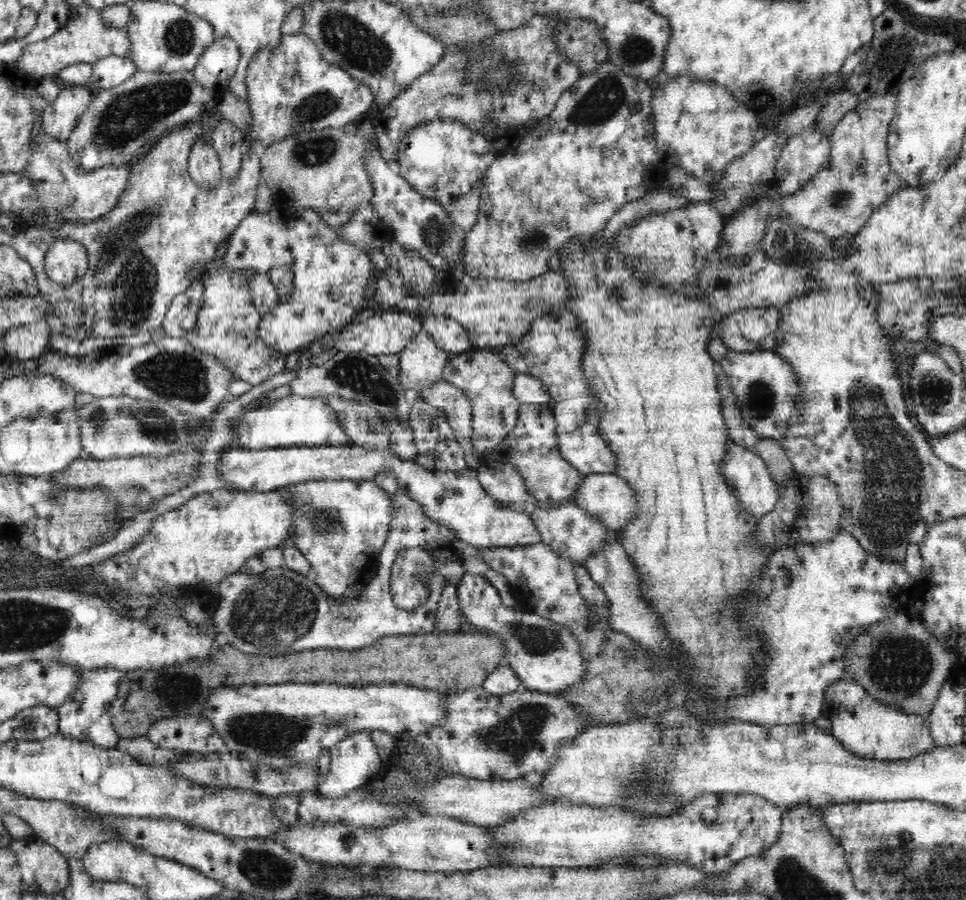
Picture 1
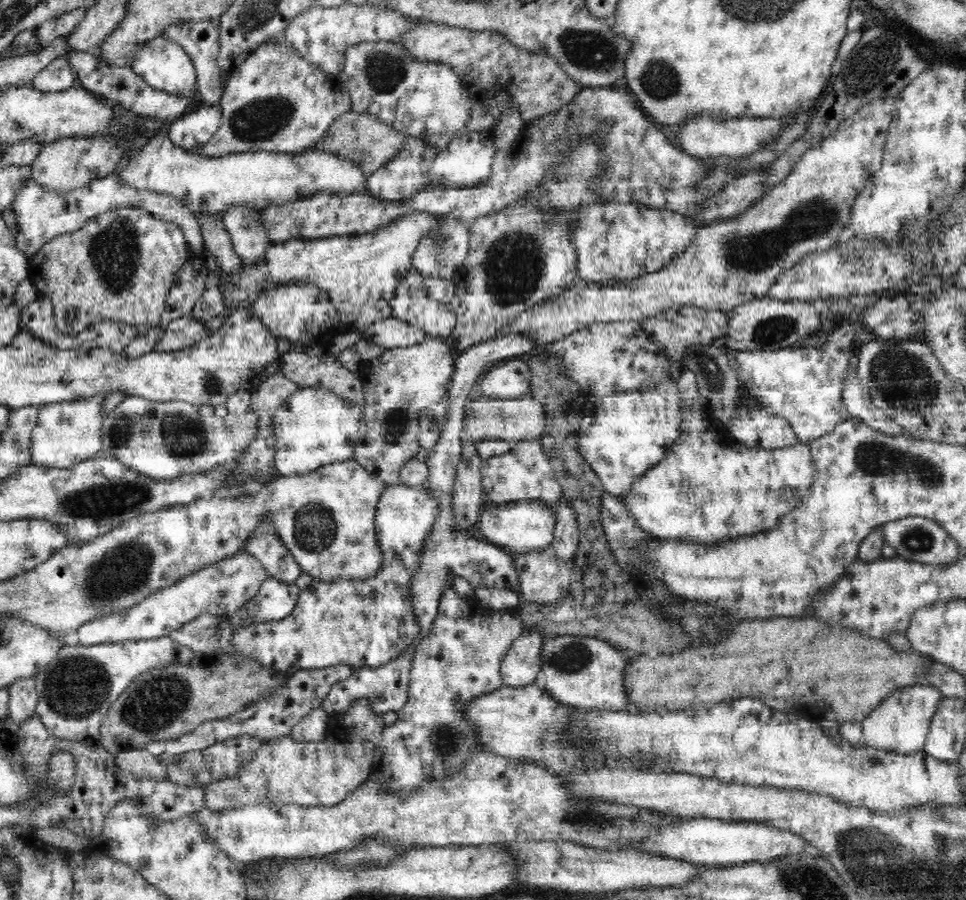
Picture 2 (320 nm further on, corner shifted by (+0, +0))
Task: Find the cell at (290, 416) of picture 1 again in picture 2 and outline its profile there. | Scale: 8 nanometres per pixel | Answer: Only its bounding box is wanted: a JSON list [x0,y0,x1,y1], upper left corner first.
[274,386,361,476]

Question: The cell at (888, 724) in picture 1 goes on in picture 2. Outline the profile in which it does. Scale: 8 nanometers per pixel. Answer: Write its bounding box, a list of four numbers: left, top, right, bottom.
[843,684,944,755]

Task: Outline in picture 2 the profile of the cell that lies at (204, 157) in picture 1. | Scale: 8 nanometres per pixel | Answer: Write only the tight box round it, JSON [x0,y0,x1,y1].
[170,104,222,152]

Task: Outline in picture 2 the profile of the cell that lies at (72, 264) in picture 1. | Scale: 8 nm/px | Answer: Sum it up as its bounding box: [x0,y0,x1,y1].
[12,171,206,258]

